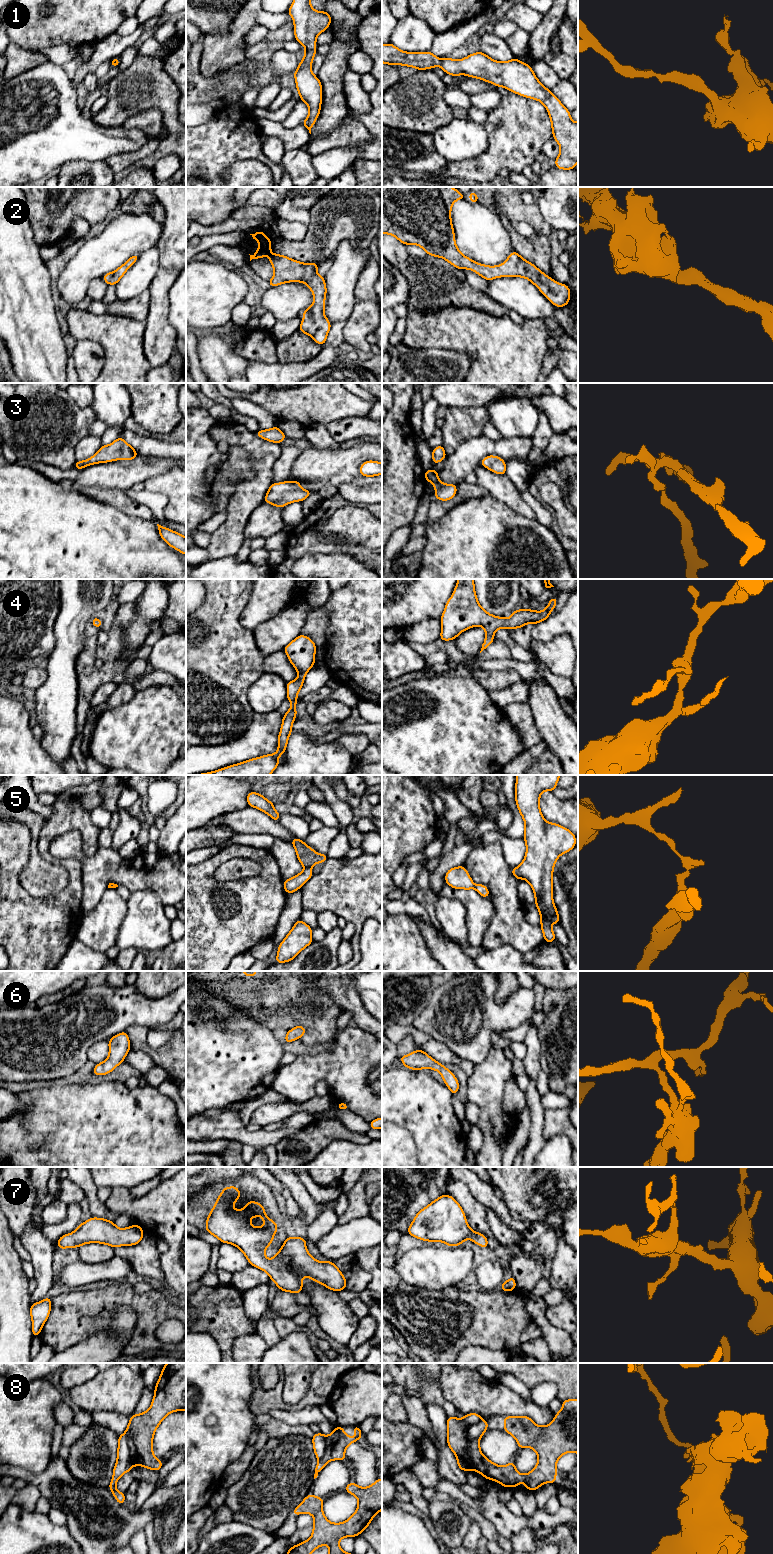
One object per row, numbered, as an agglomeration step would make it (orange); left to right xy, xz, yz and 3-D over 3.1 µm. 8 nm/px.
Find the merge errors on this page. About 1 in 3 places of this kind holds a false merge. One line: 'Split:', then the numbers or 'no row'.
Split: 5, 8

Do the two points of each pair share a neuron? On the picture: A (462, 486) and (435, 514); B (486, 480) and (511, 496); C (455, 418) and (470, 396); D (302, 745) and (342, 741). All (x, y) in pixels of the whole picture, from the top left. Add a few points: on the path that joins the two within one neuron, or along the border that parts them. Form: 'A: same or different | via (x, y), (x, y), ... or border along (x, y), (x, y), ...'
A: same | via (460, 494), (450, 504), (443, 507)
B: same | via (492, 483), (505, 491)
C: different | border along (483, 406), (448, 408)
D: different | border along (334, 741), (353, 755)

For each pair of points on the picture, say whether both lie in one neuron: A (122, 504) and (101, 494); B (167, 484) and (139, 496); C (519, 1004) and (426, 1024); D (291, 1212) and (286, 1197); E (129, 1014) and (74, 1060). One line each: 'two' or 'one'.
A: one
B: two
C: one
D: one
E: one

